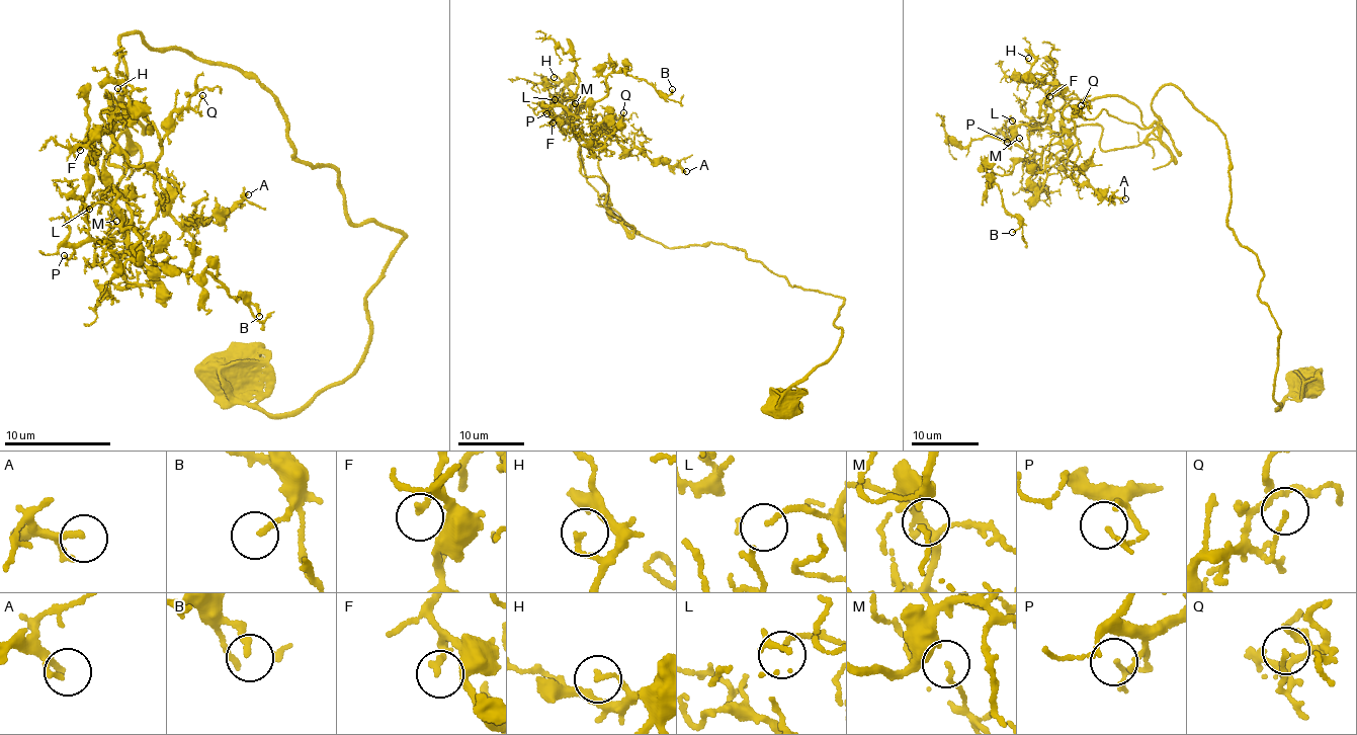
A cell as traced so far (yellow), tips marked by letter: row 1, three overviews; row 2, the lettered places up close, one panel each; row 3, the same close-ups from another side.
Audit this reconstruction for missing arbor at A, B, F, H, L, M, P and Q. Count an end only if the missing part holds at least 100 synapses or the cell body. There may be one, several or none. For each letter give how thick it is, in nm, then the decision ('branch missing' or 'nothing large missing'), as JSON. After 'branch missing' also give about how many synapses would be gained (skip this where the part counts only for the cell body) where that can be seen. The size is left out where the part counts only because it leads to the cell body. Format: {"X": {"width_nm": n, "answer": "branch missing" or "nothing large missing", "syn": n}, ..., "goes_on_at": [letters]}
{"A": {"width_nm": 140, "answer": "nothing large missing"}, "B": {"width_nm": 170, "answer": "nothing large missing"}, "F": {"width_nm": 180, "answer": "nothing large missing"}, "H": {"width_nm": 140, "answer": "nothing large missing"}, "L": {"width_nm": 80, "answer": "nothing large missing"}, "M": {"width_nm": 100, "answer": "nothing large missing"}, "P": {"width_nm": 100, "answer": "nothing large missing"}, "Q": {"width_nm": 110, "answer": "nothing large missing"}, "goes_on_at": []}

